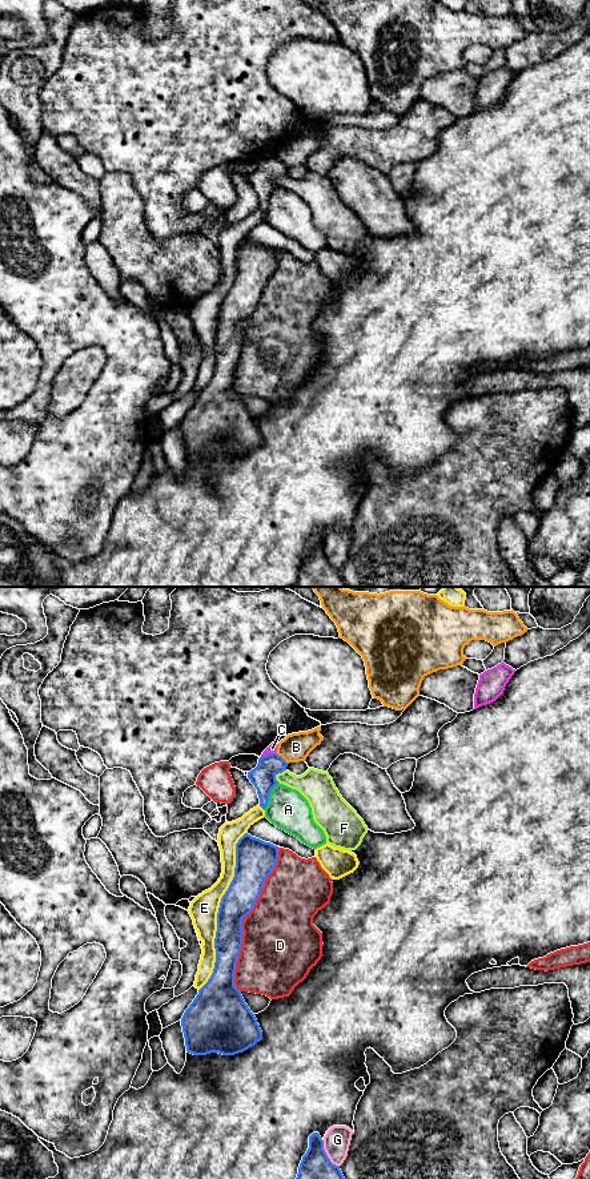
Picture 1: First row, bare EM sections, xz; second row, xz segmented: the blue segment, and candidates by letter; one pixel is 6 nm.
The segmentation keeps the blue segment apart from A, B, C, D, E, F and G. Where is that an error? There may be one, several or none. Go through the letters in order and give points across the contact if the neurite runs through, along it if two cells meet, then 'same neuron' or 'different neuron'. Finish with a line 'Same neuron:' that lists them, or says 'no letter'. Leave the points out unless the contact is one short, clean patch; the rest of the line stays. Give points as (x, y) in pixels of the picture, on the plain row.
A: different neuron
B: border xz (276, 156), (288, 167); different neuron
C: different neuron
D: different neuron
E: different neuron
F: different neuron
G: different neuron
Same neuron: no letter

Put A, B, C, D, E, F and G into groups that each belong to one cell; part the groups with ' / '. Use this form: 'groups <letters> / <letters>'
groups A / B / C / D / E / F / G

